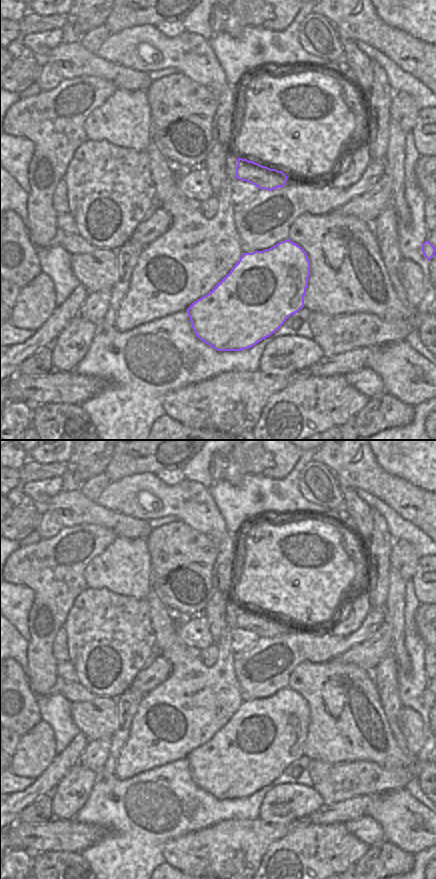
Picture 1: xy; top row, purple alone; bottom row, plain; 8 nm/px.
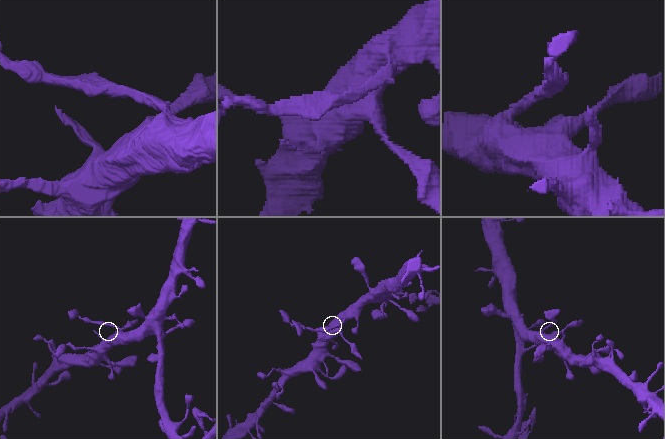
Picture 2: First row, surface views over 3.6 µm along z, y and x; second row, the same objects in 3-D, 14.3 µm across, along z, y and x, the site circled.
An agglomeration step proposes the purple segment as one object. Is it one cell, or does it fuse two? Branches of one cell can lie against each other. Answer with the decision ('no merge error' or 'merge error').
merge error

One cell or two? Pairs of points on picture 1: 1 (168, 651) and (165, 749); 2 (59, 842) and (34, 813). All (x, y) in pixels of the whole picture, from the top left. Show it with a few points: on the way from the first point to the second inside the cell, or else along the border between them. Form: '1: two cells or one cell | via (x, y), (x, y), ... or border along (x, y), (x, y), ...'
1: one cell | via (179, 676), (179, 715), (176, 718), (175, 727)
2: two cells | border along (53, 818), (36, 824), (18, 822)

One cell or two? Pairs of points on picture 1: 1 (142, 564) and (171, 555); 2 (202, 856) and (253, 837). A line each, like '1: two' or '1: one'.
1: two
2: one

